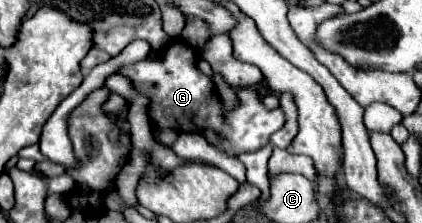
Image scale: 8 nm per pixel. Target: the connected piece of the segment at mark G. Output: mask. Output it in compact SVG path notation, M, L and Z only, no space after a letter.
M171 40L171 44L165 46L165 50L159 52L157 58L141 60L121 70L123 76L131 78L143 92L149 94L149 118L155 132L161 128L175 128L179 132L203 132L205 128L213 128L225 138L221 150L229 156L265 146L269 142L269 136L283 126L283 112L279 108L267 110L259 102L255 90L241 88L237 92L239 106L225 114L221 98L211 90L211 80L195 68L195 62L195 50L187 42Z

